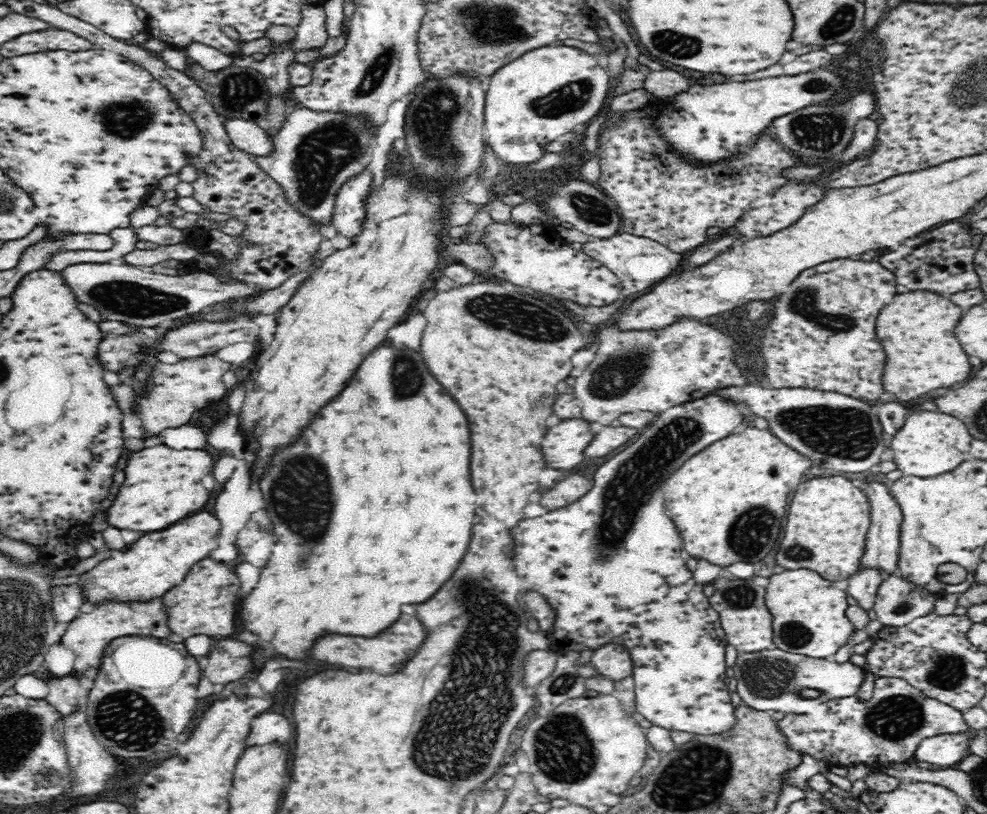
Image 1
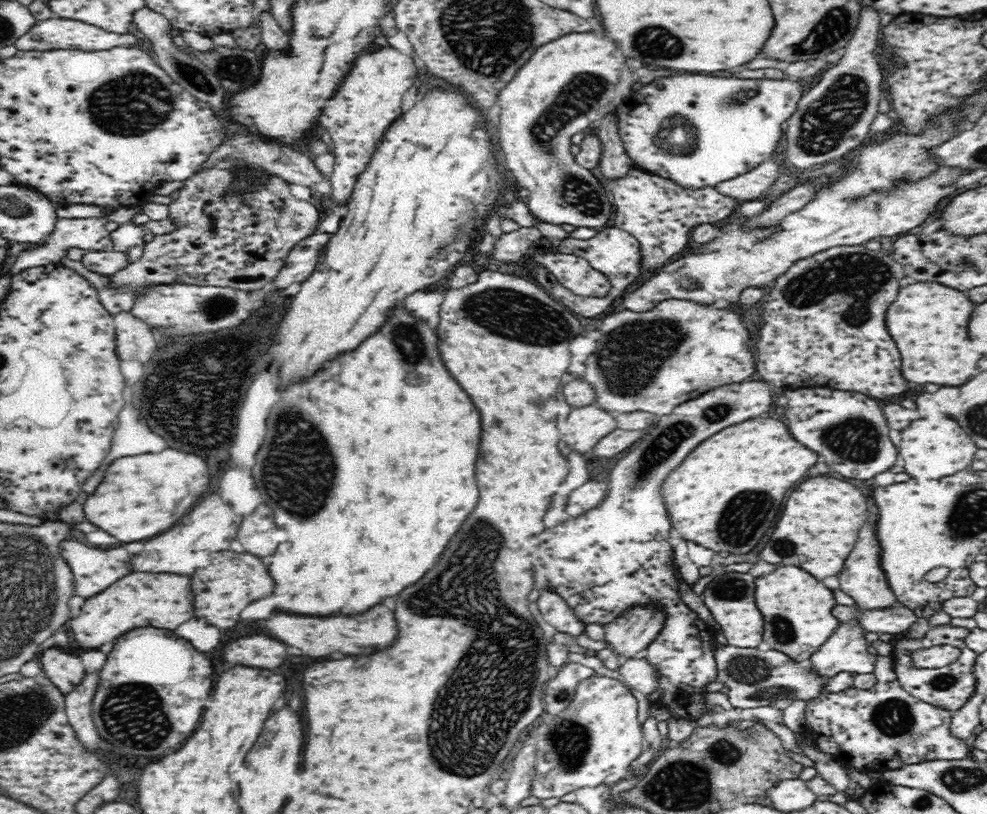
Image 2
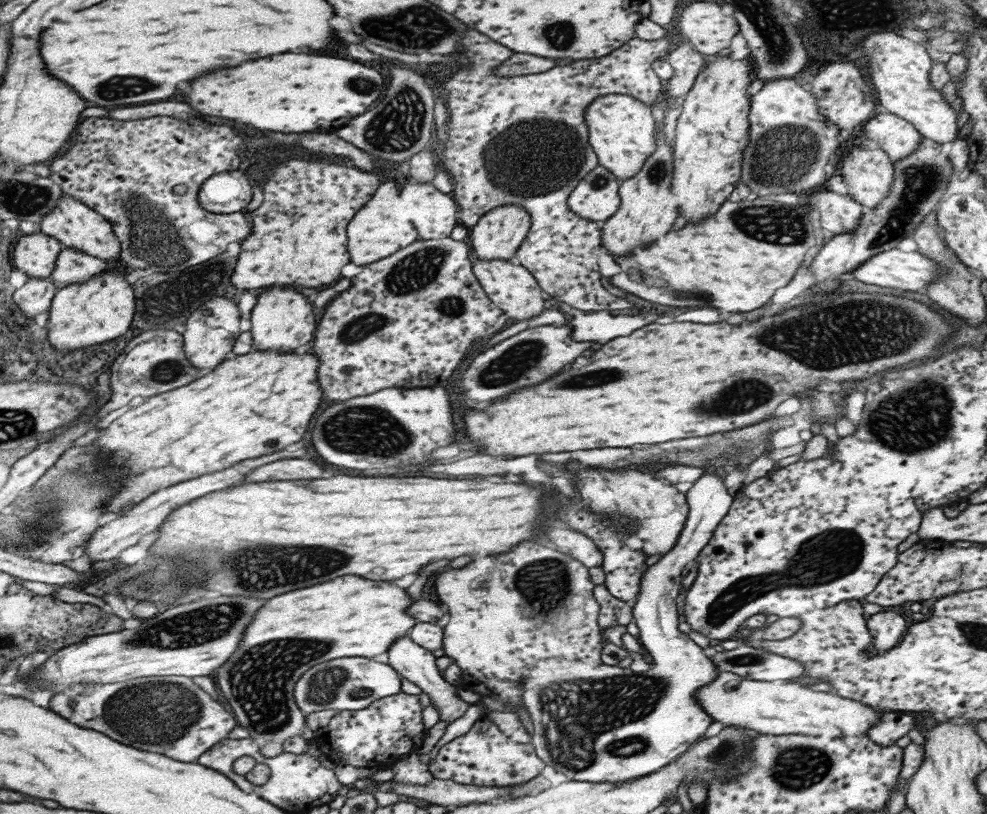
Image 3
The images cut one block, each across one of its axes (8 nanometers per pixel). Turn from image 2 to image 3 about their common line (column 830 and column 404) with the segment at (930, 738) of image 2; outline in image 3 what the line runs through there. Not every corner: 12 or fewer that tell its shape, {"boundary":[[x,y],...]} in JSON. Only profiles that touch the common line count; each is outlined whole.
{"boundary":[[418,696],[336,712],[315,730],[323,756],[392,765],[427,734]]}

